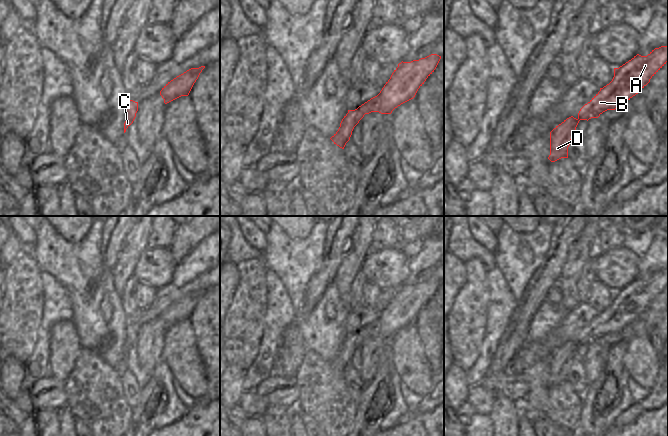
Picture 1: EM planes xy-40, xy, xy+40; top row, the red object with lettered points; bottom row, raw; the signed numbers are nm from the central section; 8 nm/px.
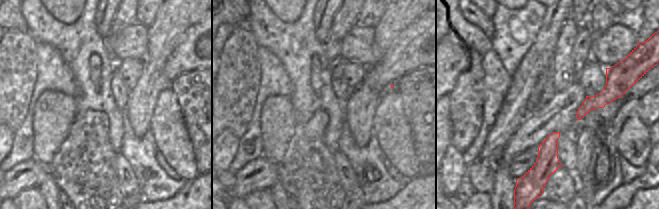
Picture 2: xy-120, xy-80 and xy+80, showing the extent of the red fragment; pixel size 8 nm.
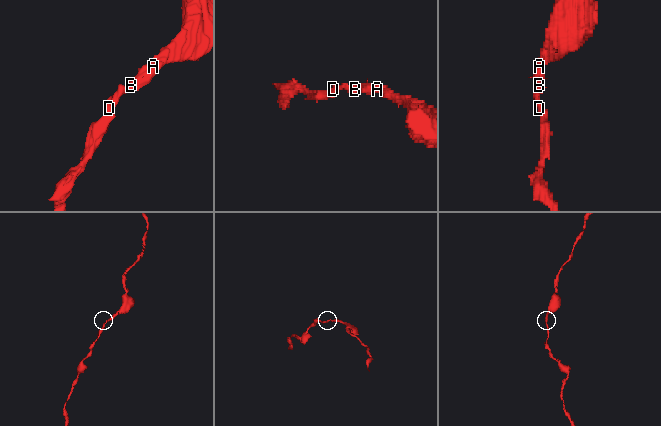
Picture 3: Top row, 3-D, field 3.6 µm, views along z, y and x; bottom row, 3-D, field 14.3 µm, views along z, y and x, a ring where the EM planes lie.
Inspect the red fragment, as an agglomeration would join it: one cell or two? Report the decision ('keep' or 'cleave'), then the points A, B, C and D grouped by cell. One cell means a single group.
keep | A B C D

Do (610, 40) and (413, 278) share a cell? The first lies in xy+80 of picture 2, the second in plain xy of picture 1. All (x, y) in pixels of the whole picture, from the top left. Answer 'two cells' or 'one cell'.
two cells

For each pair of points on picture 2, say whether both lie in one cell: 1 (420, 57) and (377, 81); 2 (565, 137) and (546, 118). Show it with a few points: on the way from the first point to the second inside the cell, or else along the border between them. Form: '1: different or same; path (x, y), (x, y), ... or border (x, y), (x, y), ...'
1: same; path (409, 57), (401, 57), (388, 70)
2: different; border (577, 125), (560, 132)

